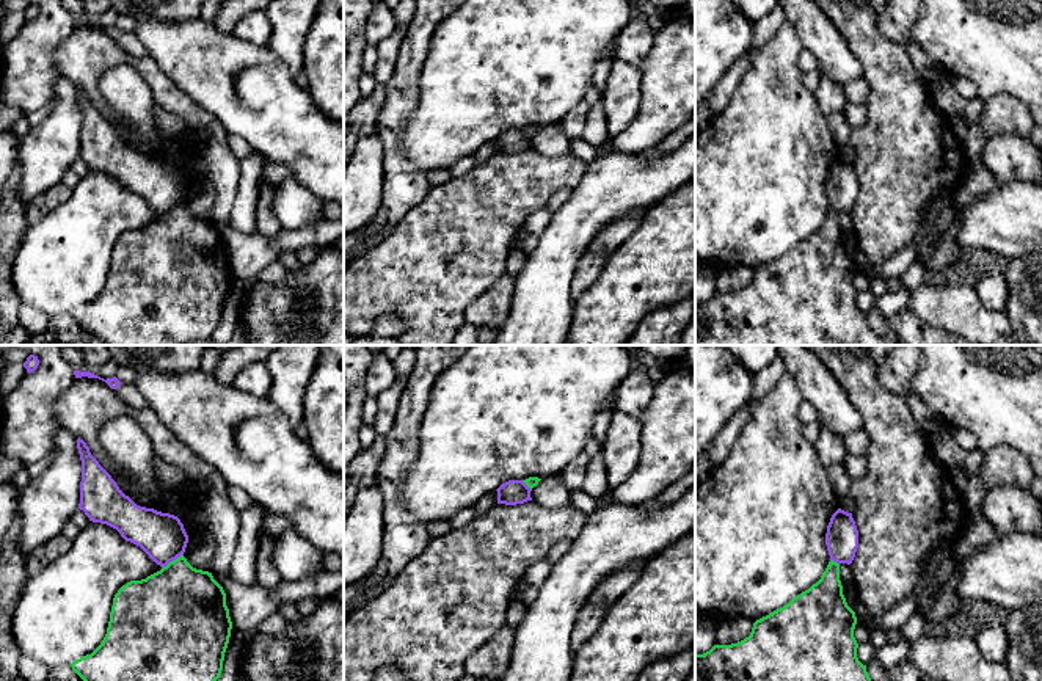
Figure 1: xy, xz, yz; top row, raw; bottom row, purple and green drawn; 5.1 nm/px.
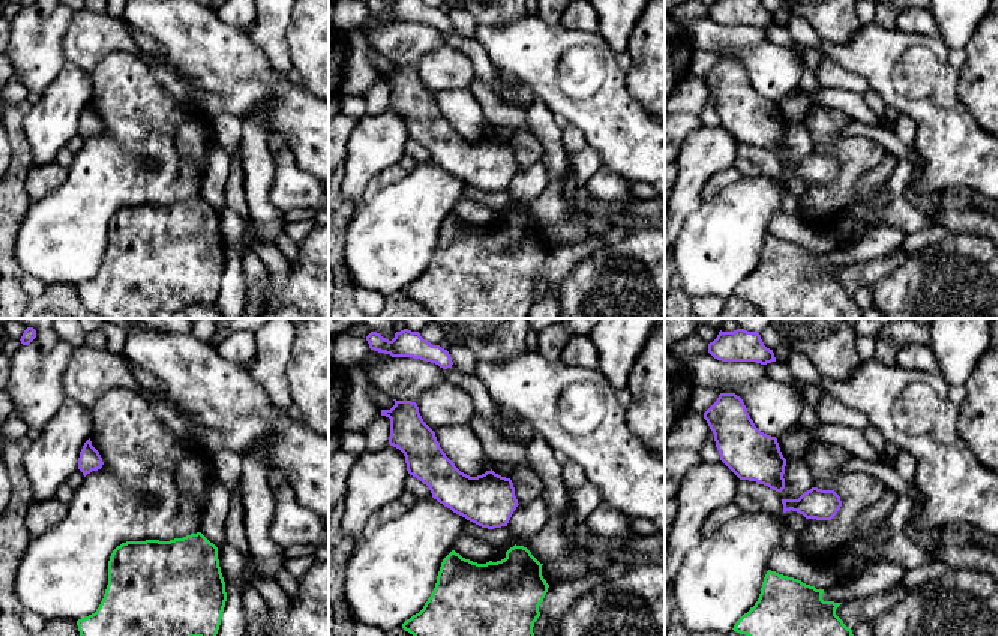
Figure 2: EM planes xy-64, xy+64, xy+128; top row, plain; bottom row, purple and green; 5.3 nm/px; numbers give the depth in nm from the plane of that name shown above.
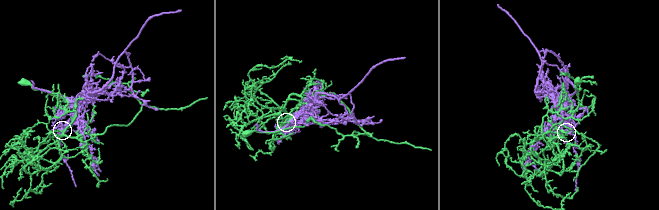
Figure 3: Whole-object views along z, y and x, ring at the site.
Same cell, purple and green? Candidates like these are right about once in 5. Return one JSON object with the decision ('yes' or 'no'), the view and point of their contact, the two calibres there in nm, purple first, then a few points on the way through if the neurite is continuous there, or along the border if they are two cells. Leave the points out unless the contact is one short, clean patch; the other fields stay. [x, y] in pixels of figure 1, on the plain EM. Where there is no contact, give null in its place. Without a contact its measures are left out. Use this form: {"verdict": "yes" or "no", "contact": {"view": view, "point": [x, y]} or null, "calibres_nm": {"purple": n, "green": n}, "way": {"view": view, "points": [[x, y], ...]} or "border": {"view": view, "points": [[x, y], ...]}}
{"verdict": "no", "contact": {"view": "xy", "point": [171, 209]}, "calibres_nm": {"purple": 240, "green": 440}, "border": {"view": "xy", "points": [[182, 203], [162, 217]]}}

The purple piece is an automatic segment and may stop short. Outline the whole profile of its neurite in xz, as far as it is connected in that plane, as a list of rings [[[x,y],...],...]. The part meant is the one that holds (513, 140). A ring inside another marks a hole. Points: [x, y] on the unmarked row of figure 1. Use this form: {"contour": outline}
{"contour": [[[508,129],[497,138],[497,152],[516,154],[532,149],[530,137],[523,129]]]}

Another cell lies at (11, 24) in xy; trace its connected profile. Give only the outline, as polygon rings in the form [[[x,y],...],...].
[[[6,11],[0,22],[0,42],[8,44],[13,41],[27,22],[24,13]]]

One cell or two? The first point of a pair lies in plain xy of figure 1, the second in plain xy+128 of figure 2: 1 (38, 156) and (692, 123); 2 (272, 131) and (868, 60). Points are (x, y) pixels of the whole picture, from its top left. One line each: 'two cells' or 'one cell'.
1: two cells
2: one cell

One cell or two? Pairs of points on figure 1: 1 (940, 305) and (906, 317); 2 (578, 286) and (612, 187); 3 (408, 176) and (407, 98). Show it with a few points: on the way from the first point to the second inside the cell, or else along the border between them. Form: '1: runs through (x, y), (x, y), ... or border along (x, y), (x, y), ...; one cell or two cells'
1: border along (906, 308), (937, 328); two cells
2: border along (628, 214), (606, 225), (576, 265); two cells
3: runs through (393, 157), (394, 116); one cell

